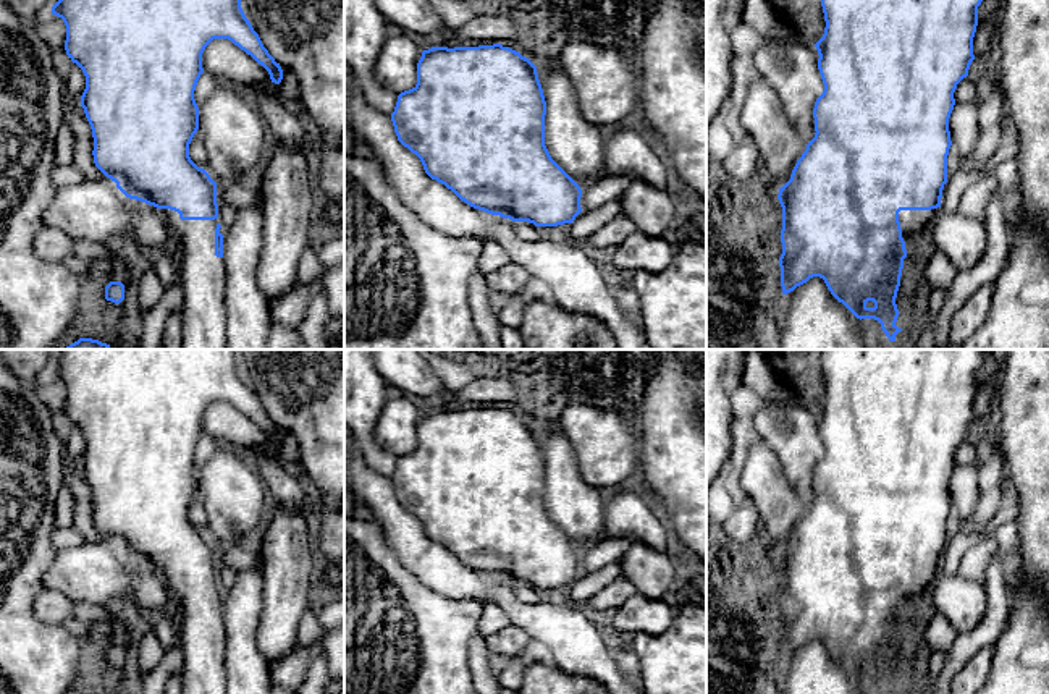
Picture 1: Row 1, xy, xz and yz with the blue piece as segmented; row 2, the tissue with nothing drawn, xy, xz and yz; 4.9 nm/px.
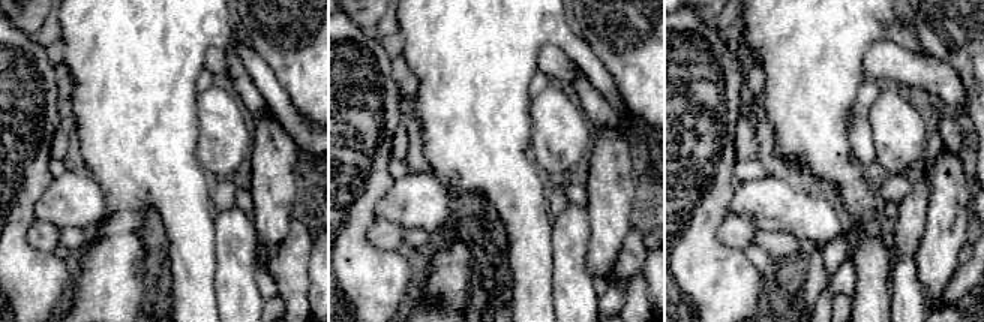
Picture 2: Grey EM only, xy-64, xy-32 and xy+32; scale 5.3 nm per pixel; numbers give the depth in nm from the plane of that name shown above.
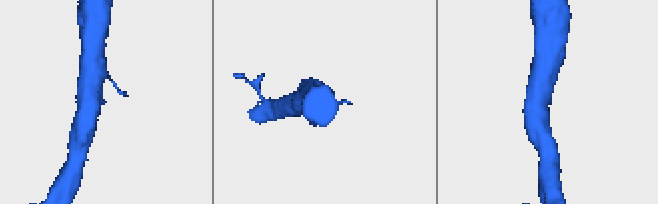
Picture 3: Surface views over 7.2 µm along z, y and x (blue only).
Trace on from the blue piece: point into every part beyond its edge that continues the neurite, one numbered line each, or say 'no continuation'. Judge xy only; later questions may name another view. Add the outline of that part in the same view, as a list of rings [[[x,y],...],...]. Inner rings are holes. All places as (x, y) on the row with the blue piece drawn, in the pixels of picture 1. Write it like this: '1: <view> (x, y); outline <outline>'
1: xy (202, 275); outline [[[162,209],[170,230],[178,238],[178,280],[181,281],[184,301],[181,304],[181,349],[228,349],[226,346],[226,311],[225,288],[226,269],[223,257],[215,256],[215,220],[181,220],[179,214]]]

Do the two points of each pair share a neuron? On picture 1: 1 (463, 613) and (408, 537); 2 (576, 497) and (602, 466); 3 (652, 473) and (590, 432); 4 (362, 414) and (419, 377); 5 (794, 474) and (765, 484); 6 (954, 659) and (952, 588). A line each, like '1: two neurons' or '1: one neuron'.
1: two neurons
2: two neurons
3: two neurons
4: two neurons
5: two neurons
6: two neurons

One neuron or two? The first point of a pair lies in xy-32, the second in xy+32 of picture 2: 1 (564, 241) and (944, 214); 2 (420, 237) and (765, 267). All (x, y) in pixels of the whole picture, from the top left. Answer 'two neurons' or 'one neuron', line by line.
1: two neurons
2: two neurons

